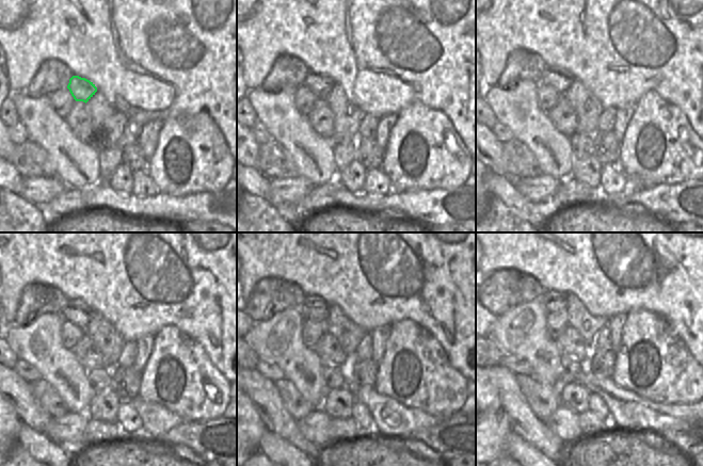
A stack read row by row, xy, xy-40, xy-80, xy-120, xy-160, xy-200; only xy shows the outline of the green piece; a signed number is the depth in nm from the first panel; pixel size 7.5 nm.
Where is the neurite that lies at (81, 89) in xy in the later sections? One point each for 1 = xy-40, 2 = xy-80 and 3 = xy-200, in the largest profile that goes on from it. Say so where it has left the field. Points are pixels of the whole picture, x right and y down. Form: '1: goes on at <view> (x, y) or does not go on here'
1: goes on at xy-40 (321, 85)
2: goes on at xy-80 (558, 78)
3: goes on at xy-200 (554, 300)

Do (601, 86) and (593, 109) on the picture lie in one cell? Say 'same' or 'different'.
different

